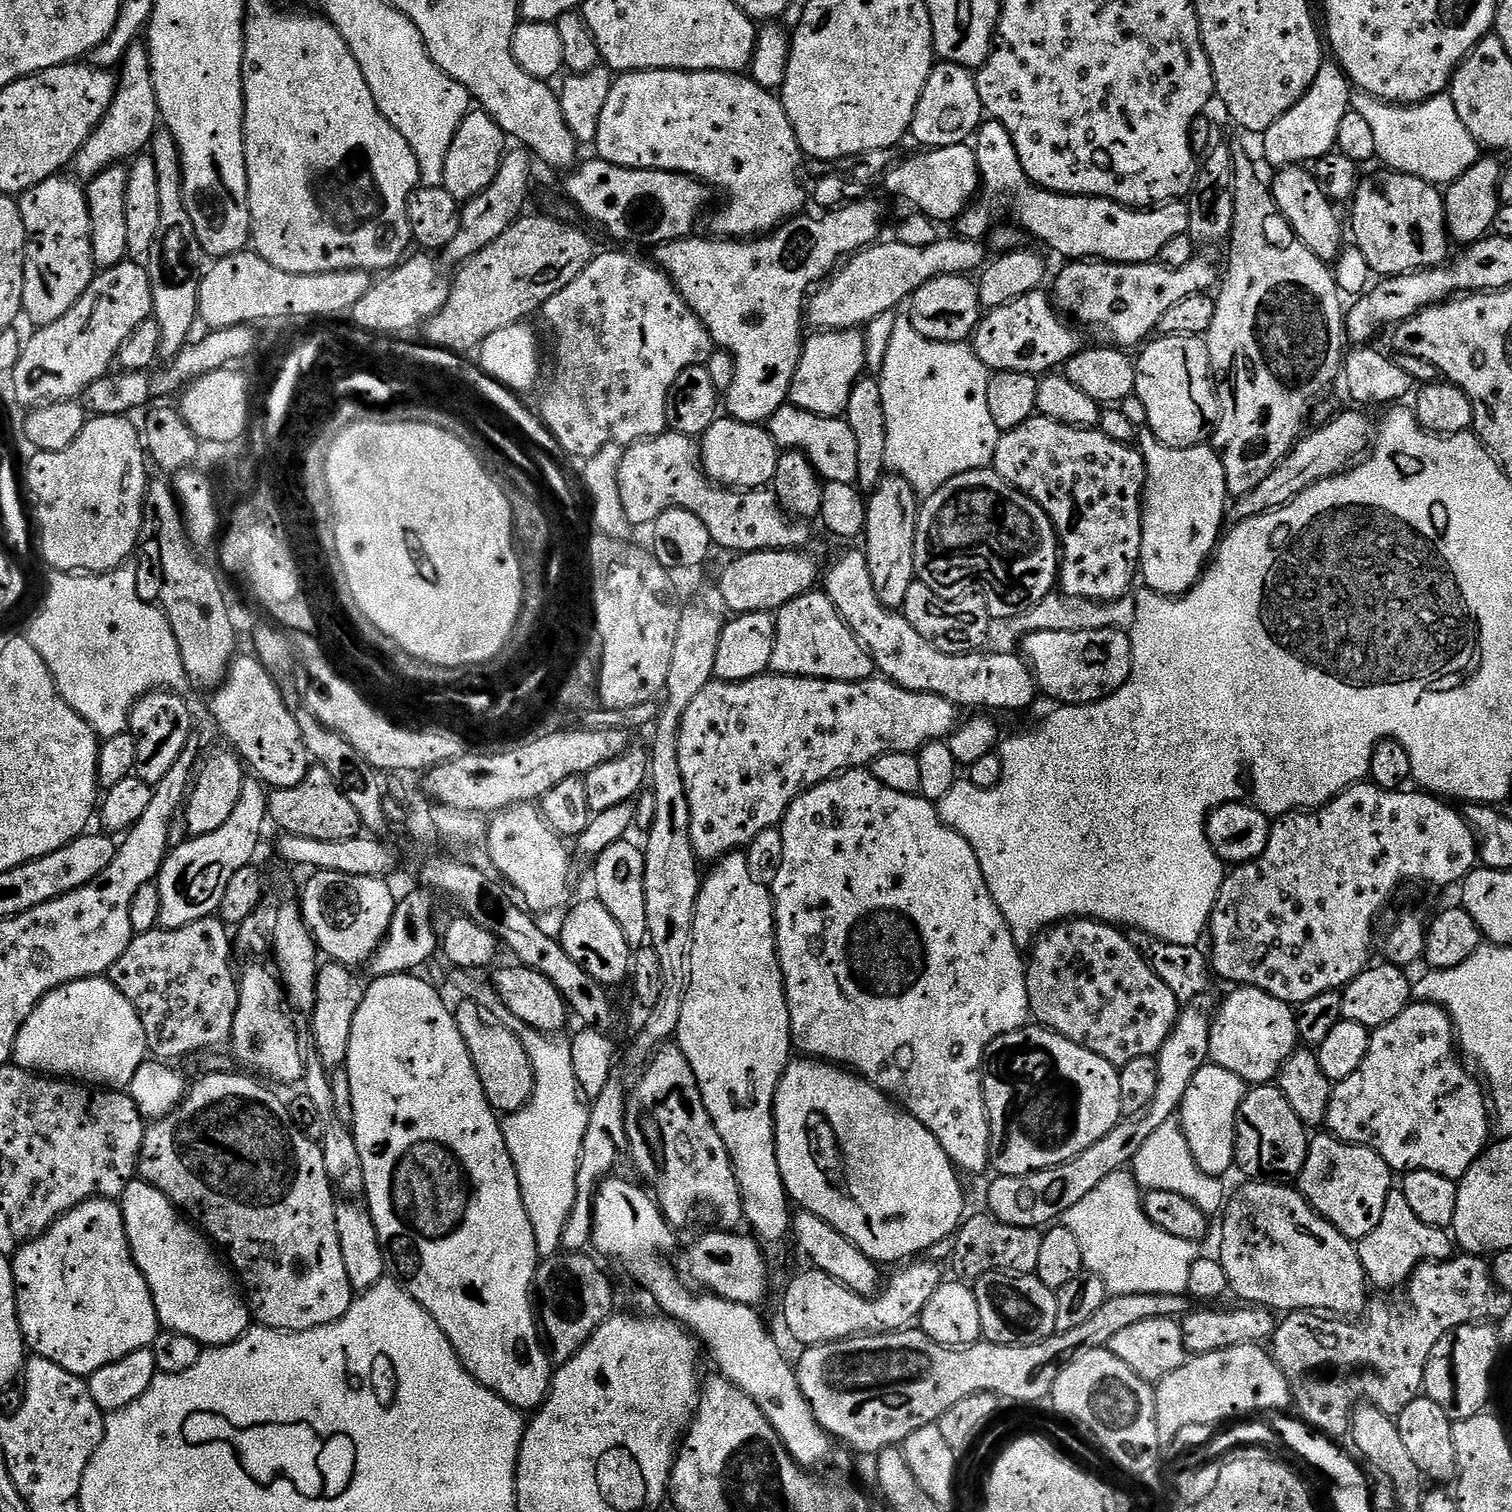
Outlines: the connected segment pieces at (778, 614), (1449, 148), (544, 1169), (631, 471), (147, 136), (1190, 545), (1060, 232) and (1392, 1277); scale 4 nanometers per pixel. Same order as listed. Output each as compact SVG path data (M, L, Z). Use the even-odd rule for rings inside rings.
M813 590L786 602L775 612L776 637L770 669L777 676L805 676L815 680L858 682L874 676L872 656L838 614L823 590Z
M1357 91L1351 97L1351 111L1362 114L1374 134L1376 160L1385 164L1385 169L1417 176L1429 184L1447 186L1458 179L1470 166L1481 159L1482 149L1476 139L1466 130L1458 110L1454 110L1451 95L1435 96L1421 104L1397 106L1376 100L1370 94Z
M487 979L470 981L463 995L473 1000L485 1017L513 1032L530 1058L530 1066L534 1070L532 1096L526 1106L503 1117L500 1129L516 1167L522 1202L526 1206L526 1214L530 1214L530 1226L534 1226L536 1255L540 1258L557 1255L562 1248L566 1218L570 1218L570 1210L574 1210L582 1138L586 1138L589 1110L575 1080L571 1039L560 1034L539 1032L526 1026L522 1018L514 1018L514 1014L510 1014L500 1000L499 992Z
M669 430L650 440L637 440L635 444L627 445L618 470L618 486L622 509L631 525L650 526L666 510L681 508L693 512L704 523L717 549L725 548L731 554L767 548L800 550L808 540L809 525L790 522L775 491L764 488L737 490L709 480L697 441L686 434Z
M143 43L133 44L126 54L123 64L118 69L116 96L108 107L104 121L95 128L80 147L74 161L75 175L80 178L91 178L102 170L119 165L137 154L143 153L152 143L160 120L160 107L156 105L156 91L152 81L152 63L148 49Z
M1147 428L1141 429L1137 433L1136 439L1137 447L1140 449L1140 453L1144 455L1144 465L1147 468L1147 478L1144 480L1144 498L1141 503L1141 520L1142 524L1142 550L1140 551L1140 576L1144 581L1145 587L1151 589L1153 592L1162 593L1164 596L1184 595L1189 589L1197 583L1197 581L1203 575L1203 571L1207 565L1207 562L1211 559L1213 552L1216 550L1221 539L1224 525L1224 516L1226 520L1226 513L1228 510L1228 483L1226 482L1225 467L1222 466L1221 458L1215 452L1215 449L1208 444L1203 444L1198 447L1168 447L1162 443L1152 431Z
M988 118L981 123L976 129L974 147L980 167L984 204L973 203L960 217L959 235L963 239L983 241L994 227L992 216L1008 208L1009 214L1017 220L1013 221L1027 235L1029 232L1034 239L1045 240L1058 255L1068 256L1064 258L1069 261L1147 264L1159 257L1166 242L1188 231L1190 214L1184 202L1169 202L1147 210L1137 210L1112 200L1103 200L1101 196L1066 196L1037 188L1022 170L1022 162L1018 158L1018 150L1014 150L1010 130L1006 130L1006 126L997 120Z
M1393 1190L1386 1198L1382 1222L1378 1222L1378 1226L1374 1226L1366 1238L1359 1240L1356 1252L1360 1255L1367 1283L1377 1284L1380 1290L1388 1290L1384 1288L1407 1285L1410 1274L1418 1264L1449 1259L1454 1252L1454 1240L1445 1229L1426 1226L1426 1222L1422 1222L1422 1218L1410 1210L1410 1202L1406 1202L1403 1191Z

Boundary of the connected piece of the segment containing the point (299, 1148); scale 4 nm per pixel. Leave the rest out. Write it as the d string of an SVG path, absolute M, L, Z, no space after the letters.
M229 1070L201 1075L201 1080L189 1087L183 1100L170 1114L166 1114L161 1120L151 1121L145 1127L138 1165L139 1179L154 1186L162 1194L166 1194L168 1201L175 1204L185 1217L190 1218L191 1223L195 1224L223 1253L231 1271L235 1273L242 1285L251 1319L257 1325L273 1328L279 1332L305 1332L314 1330L318 1326L326 1326L342 1318L342 1314L350 1310L354 1293L350 1286L350 1278L346 1278L346 1266L342 1263L342 1246L338 1242L338 1226L336 1225L338 1196L326 1174L326 1162L322 1158L322 1150L317 1141L306 1138L306 1134L302 1134L294 1126L294 1122L290 1122L288 1106L283 1099L280 1101L270 1089L263 1088L260 1085L263 1083L259 1079L248 1074L235 1076L234 1073L235 1071Z

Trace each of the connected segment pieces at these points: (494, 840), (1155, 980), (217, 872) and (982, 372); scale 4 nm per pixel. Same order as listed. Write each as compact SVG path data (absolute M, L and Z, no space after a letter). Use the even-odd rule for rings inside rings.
M535 803L513 804L511 808L495 813L486 828L487 844L493 866L520 889L523 903L529 909L556 908L569 903L568 871L572 868L572 860L564 845L567 843L547 824Z
M1065 920L1040 933L1037 948L1026 960L1028 1007L1035 1023L1106 1058L1117 1070L1126 1066L1126 1062L1134 1062L1134 1058L1155 1056L1160 1052L1182 1011L1182 1005L1174 998L1174 990L1146 966L1142 954L1138 954L1131 939L1123 934L1119 927L1100 920Z
M245 779L242 786L242 798L238 798L238 806L234 806L234 811L230 818L214 834L205 836L194 836L185 839L185 844L177 843L169 851L164 859L164 865L160 867L158 883L162 894L162 910L160 911L159 927L161 928L181 928L190 922L198 922L202 918L219 913L222 893L226 891L226 885L238 870L249 867L256 856L256 847L260 844L260 835L264 832L264 824L269 823L268 819L268 792L265 785L259 779Z
M897 319L894 334L882 370L878 373L882 390L882 410L886 414L886 458L888 468L910 482L917 497L927 498L942 490L950 478L966 474L970 470L989 467L994 458L1002 433L990 418L990 406L986 402L986 390L990 369L978 358L971 343L943 344L922 338L914 330L911 320Z

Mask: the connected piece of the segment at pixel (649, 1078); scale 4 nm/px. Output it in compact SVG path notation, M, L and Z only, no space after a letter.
M664 1046L647 1061L644 1070L640 1076L640 1085L628 1092L626 1106L627 1151L632 1152L632 1160L640 1171L639 1179L645 1185L652 1184L651 1195L673 1229L686 1227L695 1218L696 1212L702 1211L713 1212L720 1223L717 1225L728 1230L735 1229L736 1223L744 1220L736 1172L732 1169L730 1154L722 1138L718 1138L718 1130L714 1130L714 1122L702 1102L702 1094L690 1070L690 1062L686 1062L679 1046Z

